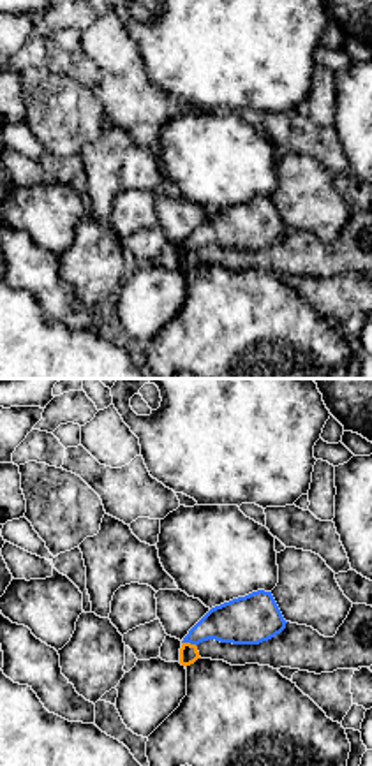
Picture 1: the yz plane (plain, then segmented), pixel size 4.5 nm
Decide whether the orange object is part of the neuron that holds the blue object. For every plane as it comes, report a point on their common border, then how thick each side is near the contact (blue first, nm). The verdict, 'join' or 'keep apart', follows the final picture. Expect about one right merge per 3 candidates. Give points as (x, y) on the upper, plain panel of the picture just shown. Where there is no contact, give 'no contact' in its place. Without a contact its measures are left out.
meets blue at (189, 247); 200 nm thick on the blue side, 90 nm on the other

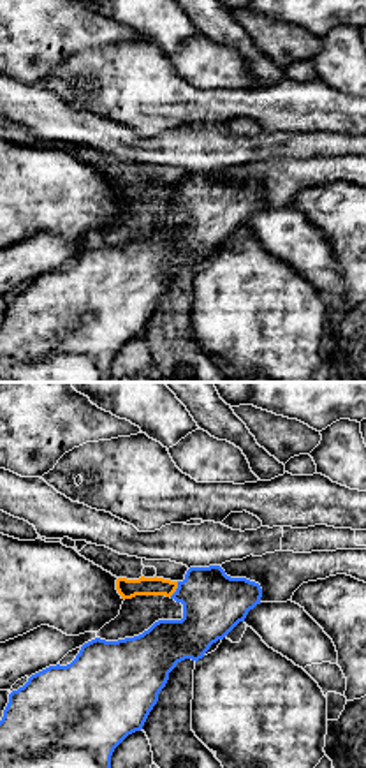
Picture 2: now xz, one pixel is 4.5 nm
meets blue at (176, 194); 280 nm thick on the blue side, 90 nm on the other

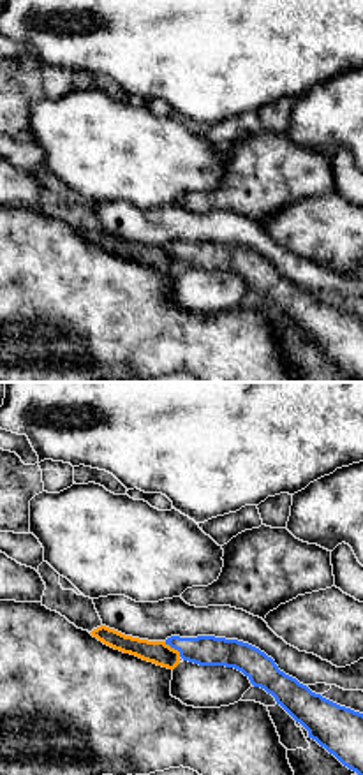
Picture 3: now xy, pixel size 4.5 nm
meets blue at (173, 252); 140 nm thick on the blue side, 110 nm on the other

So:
keep apart

